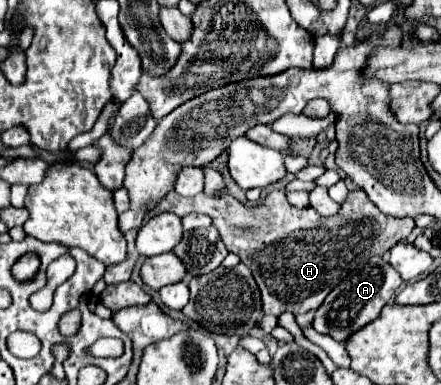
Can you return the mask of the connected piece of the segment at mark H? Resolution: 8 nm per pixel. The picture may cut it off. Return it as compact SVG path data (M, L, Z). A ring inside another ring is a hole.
M274 190L266 196L264 204L244 206L234 196L210 198L198 194L194 198L182 198L172 192L150 210L146 218L160 212L172 212L176 216L186 216L190 212L208 214L220 232L228 252L240 256L240 260L252 270L254 280L262 294L262 312L280 316L282 312L302 314L316 310L334 286L342 282L354 266L366 258L382 256L390 246L406 240L414 230L412 218L394 218L382 214L364 190L354 190L342 204L336 216L324 218L314 208L298 210L290 206L282 190Z

